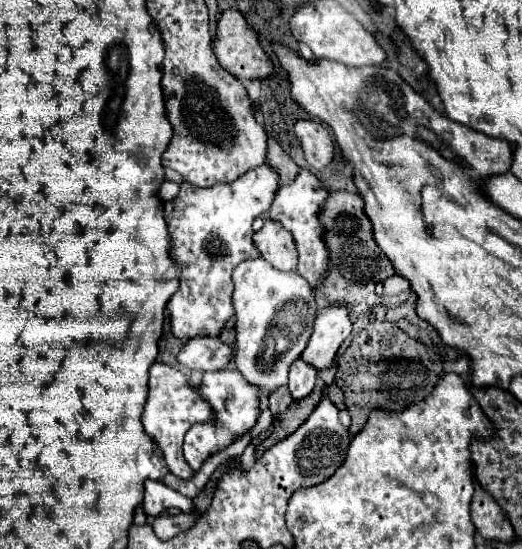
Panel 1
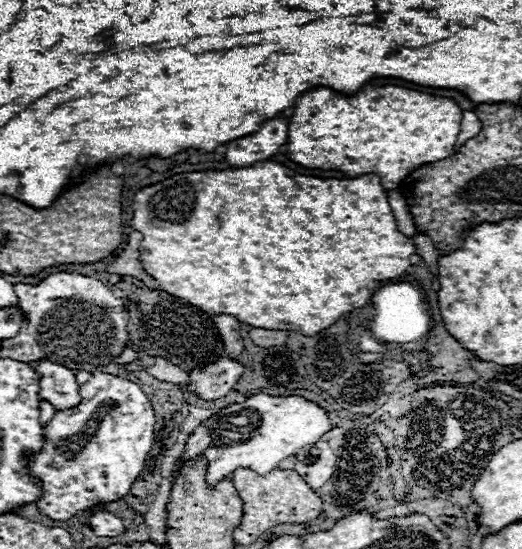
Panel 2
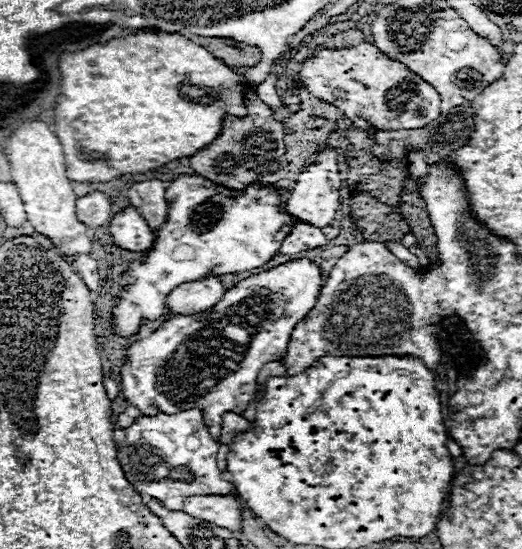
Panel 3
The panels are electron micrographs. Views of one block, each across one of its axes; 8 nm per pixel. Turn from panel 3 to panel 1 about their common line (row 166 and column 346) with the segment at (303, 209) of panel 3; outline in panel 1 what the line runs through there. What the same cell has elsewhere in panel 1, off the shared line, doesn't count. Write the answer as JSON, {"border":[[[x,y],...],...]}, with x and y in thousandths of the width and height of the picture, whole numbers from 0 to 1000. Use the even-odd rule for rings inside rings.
{"border":[[[628,557],[621,561],[602,587],[598,612],[590,619],[579,652],[605,667],[609,674],[628,670],[640,656],[651,627],[670,612],[674,587],[663,557]]]}

